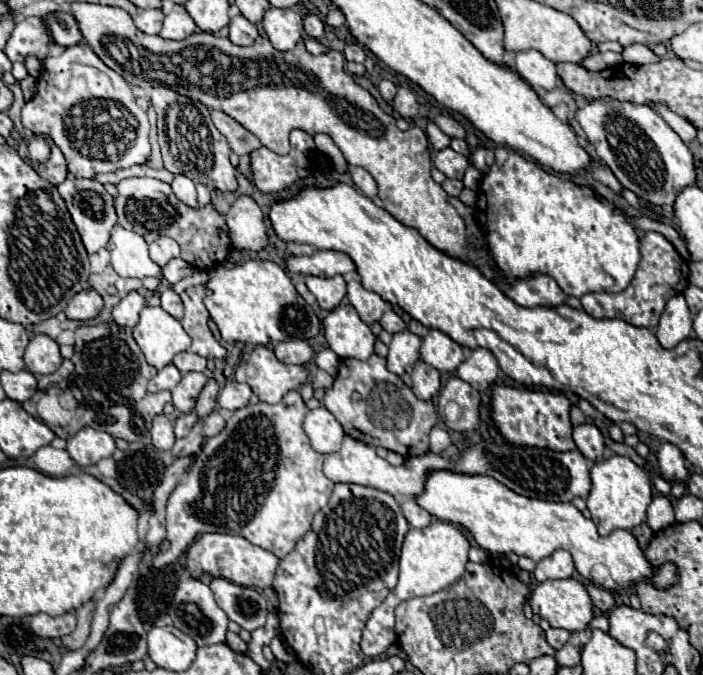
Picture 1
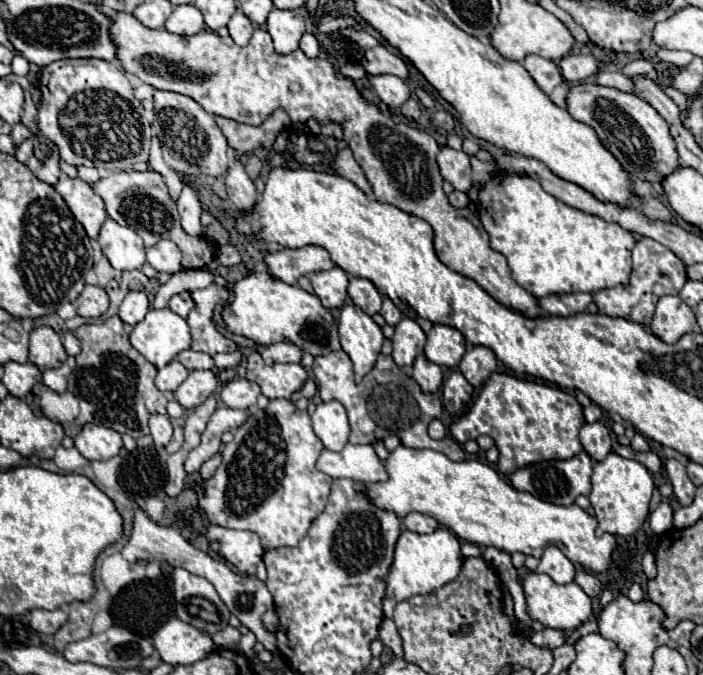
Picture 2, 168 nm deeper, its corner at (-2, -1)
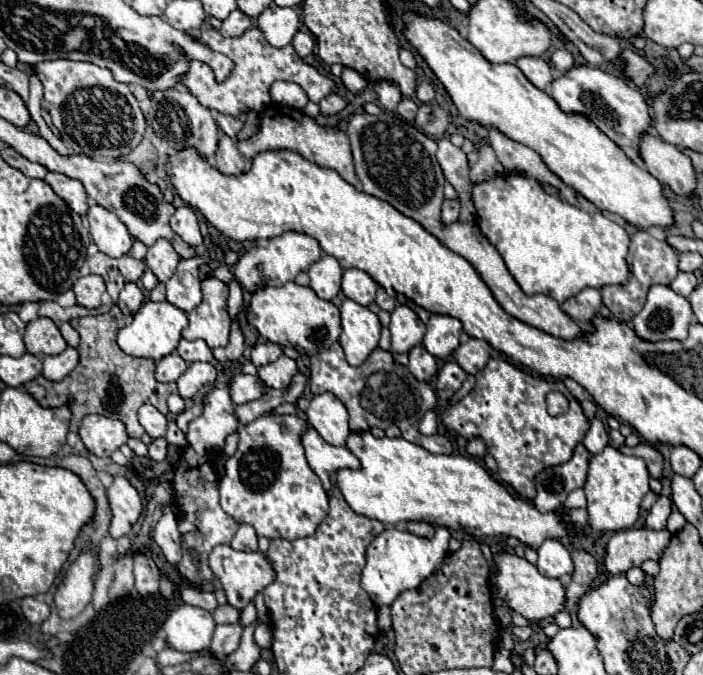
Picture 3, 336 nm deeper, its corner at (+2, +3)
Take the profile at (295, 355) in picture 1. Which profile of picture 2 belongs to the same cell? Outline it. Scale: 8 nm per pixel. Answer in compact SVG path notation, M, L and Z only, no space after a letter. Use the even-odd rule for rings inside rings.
M273 343L261 351L261 357L267 365L271 365L271 363L299 363L301 349L293 343Z

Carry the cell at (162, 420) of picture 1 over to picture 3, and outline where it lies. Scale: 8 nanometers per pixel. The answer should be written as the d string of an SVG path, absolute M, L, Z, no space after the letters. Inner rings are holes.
M149 403L139 409L139 423L143 425L145 433L151 435L153 439L165 435L167 419L165 419L165 415L161 415L161 413L159 413L153 405L149 405Z

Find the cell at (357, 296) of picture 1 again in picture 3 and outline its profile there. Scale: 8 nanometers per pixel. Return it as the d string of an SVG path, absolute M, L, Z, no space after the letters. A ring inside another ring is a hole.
M345 269L343 271L343 285L341 285L343 293L347 299L357 301L359 305L369 305L375 301L375 293L377 293L377 283L359 269Z

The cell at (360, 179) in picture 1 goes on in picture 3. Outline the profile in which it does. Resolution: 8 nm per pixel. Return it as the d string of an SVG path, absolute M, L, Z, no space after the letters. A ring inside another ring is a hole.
M269 103L263 113L261 113L261 127L259 133L253 135L247 141L239 141L237 143L239 151L245 157L255 157L261 151L279 151L279 149L289 149L299 153L301 157L305 157L311 163L317 163L319 167L329 167L335 169L347 183L351 183L355 189L363 189L361 181L355 175L353 169L353 159L351 159L351 147L349 147L349 137L343 131L337 129L325 129L319 127L311 117L307 117L303 111L299 109L291 109L291 107L283 107L277 103Z

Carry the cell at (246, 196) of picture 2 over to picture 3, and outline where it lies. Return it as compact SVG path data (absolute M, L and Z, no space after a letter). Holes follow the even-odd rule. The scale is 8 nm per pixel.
M221 133L219 135L219 149L215 153L215 167L223 173L223 175L241 175L245 173L245 161L241 157L241 153L237 151L235 143Z

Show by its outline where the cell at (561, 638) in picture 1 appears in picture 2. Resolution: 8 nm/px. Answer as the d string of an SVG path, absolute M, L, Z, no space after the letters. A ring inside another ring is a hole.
M543 629L543 631L539 631L539 633L533 633L531 637L529 637L529 641L533 643L533 645L537 645L537 647L545 647L545 649L555 649L555 647L559 647L559 645L563 645L565 643L565 633L563 631L557 631L557 629Z

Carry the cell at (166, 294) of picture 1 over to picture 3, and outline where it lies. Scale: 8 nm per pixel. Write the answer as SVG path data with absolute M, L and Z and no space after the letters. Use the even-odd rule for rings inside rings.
M195 256L193 259L181 259L175 275L167 281L167 301L183 311L191 311L201 303L199 289L199 265L211 263L207 257Z

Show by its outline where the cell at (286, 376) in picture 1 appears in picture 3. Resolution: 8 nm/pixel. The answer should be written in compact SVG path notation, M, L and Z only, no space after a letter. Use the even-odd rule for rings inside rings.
M281 355L277 361L267 363L257 369L259 379L265 383L265 387L271 387L271 389L287 387L295 373L297 373L297 365L287 355Z

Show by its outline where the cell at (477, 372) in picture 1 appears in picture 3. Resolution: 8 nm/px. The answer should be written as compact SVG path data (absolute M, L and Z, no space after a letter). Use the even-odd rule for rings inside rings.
M469 337L465 343L461 343L457 347L457 351L453 353L453 357L455 357L455 361L461 365L461 369L465 373L475 375L489 361L489 353L491 353L491 347L489 347L487 341Z

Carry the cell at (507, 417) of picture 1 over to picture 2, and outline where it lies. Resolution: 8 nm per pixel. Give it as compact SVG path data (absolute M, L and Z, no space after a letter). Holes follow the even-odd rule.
M493 373L469 411L451 425L451 435L459 443L479 435L493 437L499 449L499 471L509 477L517 469L539 461L571 459L573 455L579 455L583 451L579 443L579 429L583 425L583 407L577 403L575 395L545 383Z

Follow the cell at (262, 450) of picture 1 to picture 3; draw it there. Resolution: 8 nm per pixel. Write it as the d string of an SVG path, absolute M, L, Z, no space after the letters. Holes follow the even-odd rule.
M265 413L253 423L239 425L239 447L225 461L225 477L219 481L221 507L237 523L251 525L259 537L299 539L313 535L329 511L327 491L311 471L301 447L301 435L309 429L297 415Z

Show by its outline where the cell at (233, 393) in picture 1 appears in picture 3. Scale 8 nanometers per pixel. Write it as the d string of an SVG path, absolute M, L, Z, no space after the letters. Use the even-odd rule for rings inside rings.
M239 373L231 379L229 393L231 393L231 399L233 399L235 405L243 405L243 403L259 399L263 395L263 383L255 375Z

